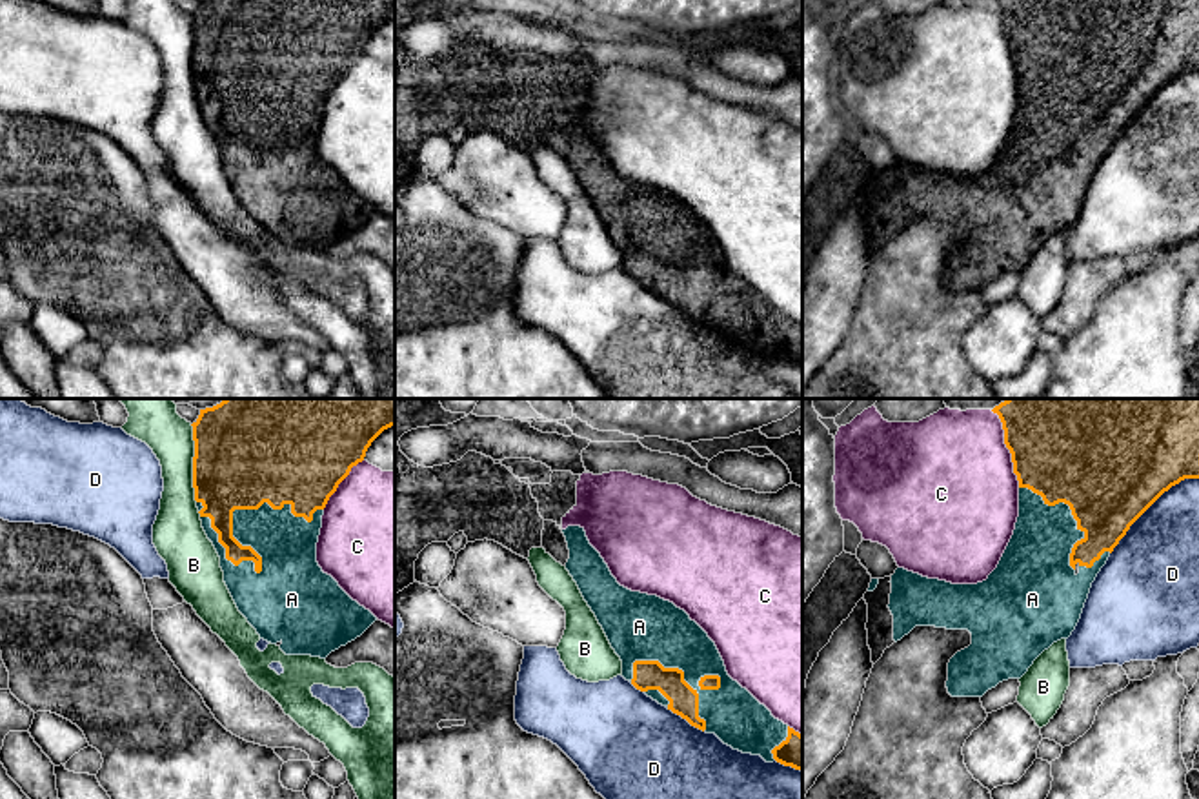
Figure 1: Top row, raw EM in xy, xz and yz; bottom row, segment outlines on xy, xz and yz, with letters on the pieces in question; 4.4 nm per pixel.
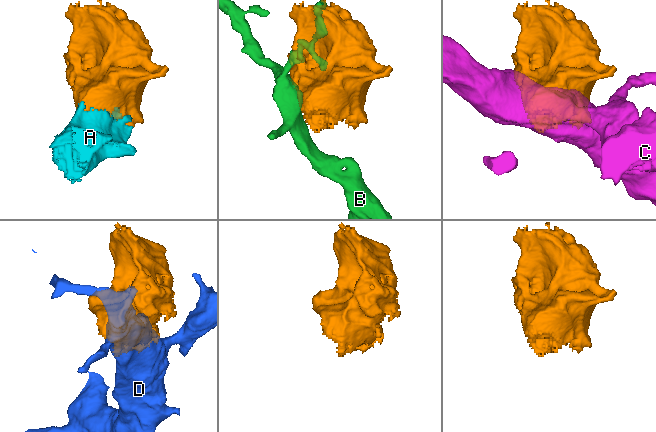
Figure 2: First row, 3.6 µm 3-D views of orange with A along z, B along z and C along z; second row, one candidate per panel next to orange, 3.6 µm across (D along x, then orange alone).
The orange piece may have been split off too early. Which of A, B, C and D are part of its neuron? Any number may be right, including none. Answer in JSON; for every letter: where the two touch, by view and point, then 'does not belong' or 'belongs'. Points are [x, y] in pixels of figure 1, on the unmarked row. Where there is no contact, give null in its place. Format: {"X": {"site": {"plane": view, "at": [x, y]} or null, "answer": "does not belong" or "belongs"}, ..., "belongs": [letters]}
{"A": {"site": {"plane": "xy", "at": [235, 131]}, "answer": "belongs"}, "B": {"site": {"plane": "xy", "at": [193, 55]}, "answer": "does not belong"}, "C": {"site": {"plane": "yz", "at": [1007, 39]}, "answer": "does not belong"}, "D": {"site": {"plane": "yz", "at": [1150, 97]}, "answer": "does not belong"}, "belongs": ["A"]}

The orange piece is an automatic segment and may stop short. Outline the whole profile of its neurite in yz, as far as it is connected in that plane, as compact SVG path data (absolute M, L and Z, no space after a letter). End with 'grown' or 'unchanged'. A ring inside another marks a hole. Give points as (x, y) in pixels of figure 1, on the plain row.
M993 0L992 4L997 5L1003 15L1004 36L1012 46L1013 66L1019 73L1019 109L997 160L986 173L977 177L952 177L897 160L890 169L872 171L864 186L868 197L868 238L873 257L882 249L886 240L901 233L915 218L968 222L972 226L972 237L957 244L948 255L946 280L952 289L982 289L1003 273L1021 271L1044 242L1061 231L1068 231L1081 211L1092 175L1130 118L1172 78L1184 71L1199 71L1199 0Z; grown

